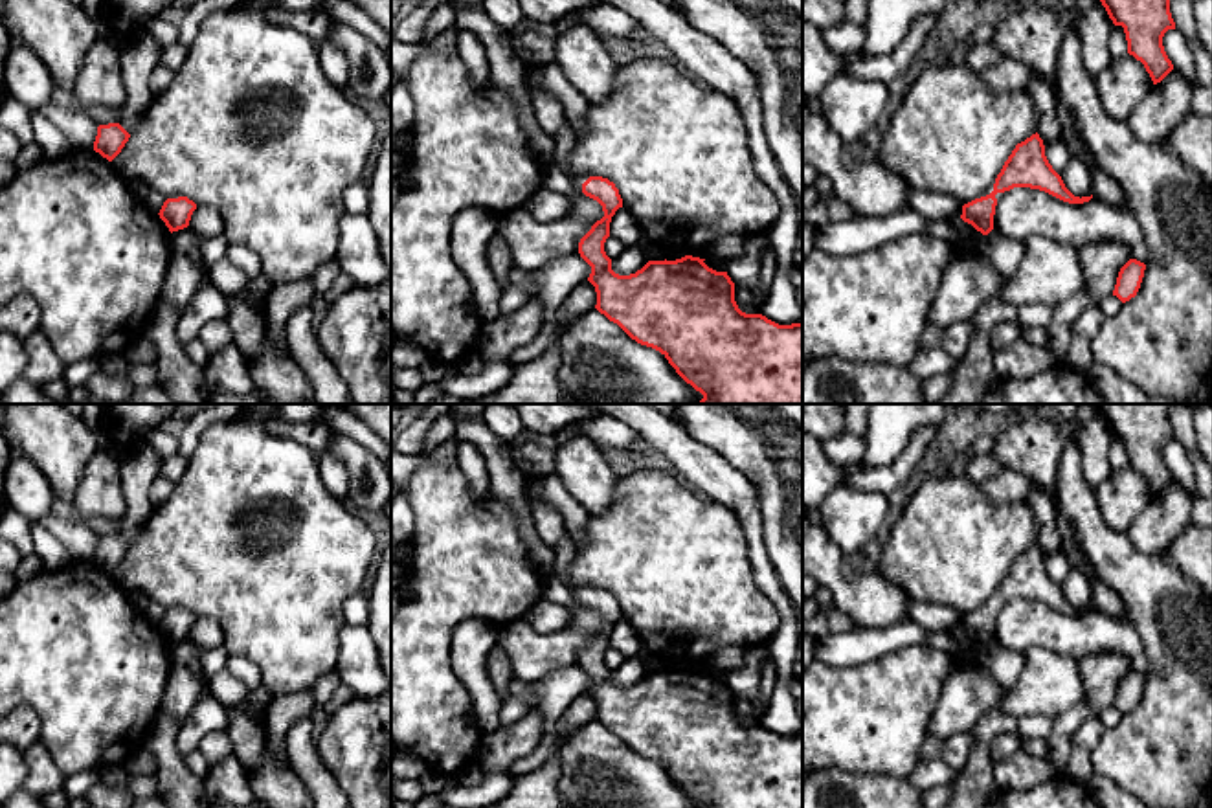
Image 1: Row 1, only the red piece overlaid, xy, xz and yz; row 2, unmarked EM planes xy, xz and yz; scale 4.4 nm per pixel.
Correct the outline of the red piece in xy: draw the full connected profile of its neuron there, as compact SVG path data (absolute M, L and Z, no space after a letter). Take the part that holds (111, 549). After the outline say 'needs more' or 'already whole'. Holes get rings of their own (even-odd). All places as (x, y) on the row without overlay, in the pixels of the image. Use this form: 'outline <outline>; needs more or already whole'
outline M119 534L99 536L94 562L112 573L121 564L129 549L130 545Z; already whole

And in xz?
outline M589 588L582 604L604 623L578 654L580 668L591 678L588 692L595 698L600 725L637 755L659 762L703 808L802 808L802 735L779 736L762 725L742 724L727 683L709 679L700 668L648 672L635 685L615 685L604 654L612 628L623 619L619 600L608 589Z; already whole

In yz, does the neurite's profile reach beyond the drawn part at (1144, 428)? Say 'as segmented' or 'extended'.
as segmented

